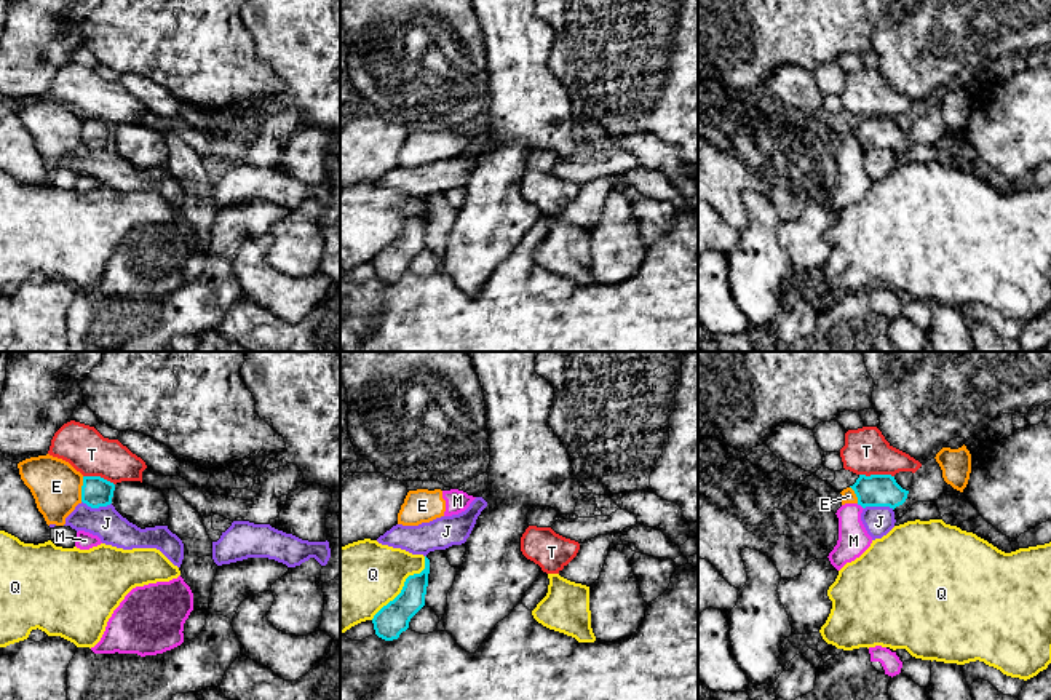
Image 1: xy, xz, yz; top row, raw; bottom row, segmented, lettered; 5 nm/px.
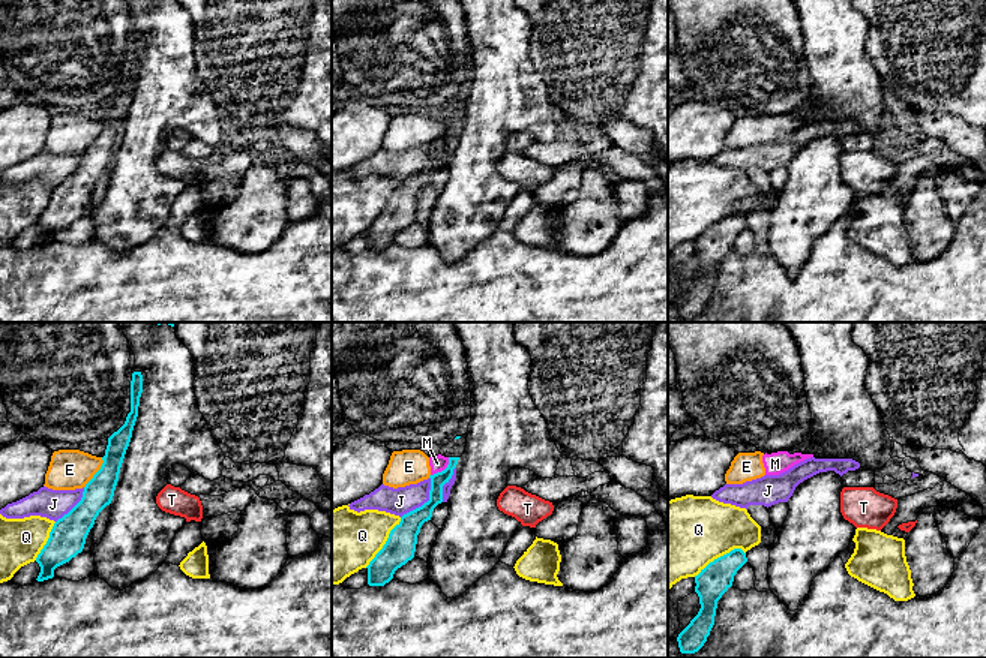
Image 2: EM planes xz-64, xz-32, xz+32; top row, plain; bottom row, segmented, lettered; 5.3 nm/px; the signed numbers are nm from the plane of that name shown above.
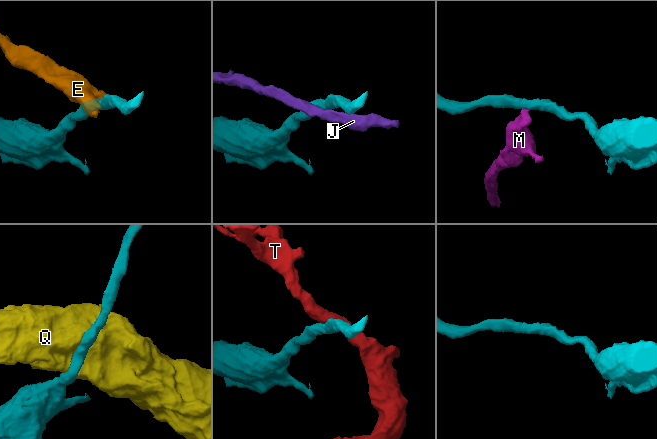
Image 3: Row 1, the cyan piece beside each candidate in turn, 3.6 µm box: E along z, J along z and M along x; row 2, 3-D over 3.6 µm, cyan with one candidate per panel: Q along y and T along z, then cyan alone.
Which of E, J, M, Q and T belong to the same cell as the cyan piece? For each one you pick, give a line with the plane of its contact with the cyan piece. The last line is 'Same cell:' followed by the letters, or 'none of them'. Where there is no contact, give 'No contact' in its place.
Same cell: none of them

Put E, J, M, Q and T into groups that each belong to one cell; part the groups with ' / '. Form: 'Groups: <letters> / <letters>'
Groups: E M / J / Q / T

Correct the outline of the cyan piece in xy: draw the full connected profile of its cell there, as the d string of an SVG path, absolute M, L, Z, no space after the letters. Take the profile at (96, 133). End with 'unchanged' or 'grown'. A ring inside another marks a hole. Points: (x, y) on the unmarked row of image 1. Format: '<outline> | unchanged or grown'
M83 118L81 144L91 150L112 145L115 126L101 118Z | unchanged

